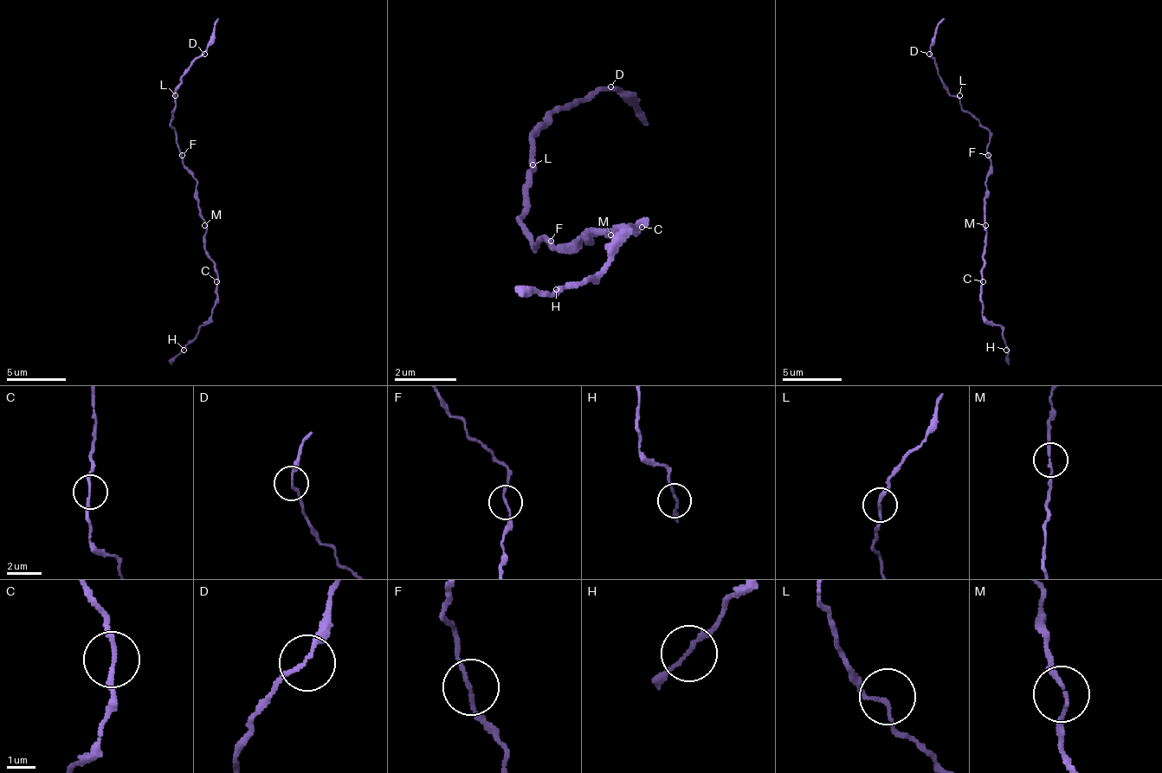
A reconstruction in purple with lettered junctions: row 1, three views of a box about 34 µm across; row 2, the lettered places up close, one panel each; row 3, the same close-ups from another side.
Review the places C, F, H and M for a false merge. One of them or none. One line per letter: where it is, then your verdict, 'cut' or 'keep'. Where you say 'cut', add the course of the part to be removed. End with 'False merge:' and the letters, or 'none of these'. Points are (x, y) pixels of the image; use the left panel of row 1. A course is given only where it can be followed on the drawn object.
C: at (216, 281); keep
F: at (182, 155); keep
H: at (183, 350); keep
M: at (204, 225); keep
False merge: none of these

